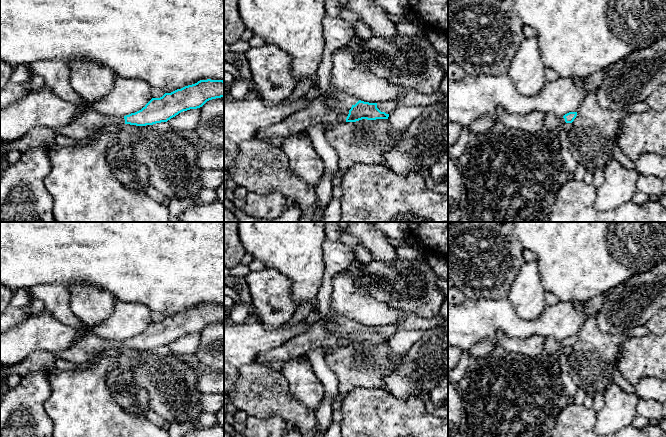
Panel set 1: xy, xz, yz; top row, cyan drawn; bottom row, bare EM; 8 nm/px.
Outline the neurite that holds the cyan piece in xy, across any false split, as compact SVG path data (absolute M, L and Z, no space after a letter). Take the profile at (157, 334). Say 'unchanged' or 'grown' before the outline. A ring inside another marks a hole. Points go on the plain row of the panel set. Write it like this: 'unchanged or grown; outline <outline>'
grown; outline M200 304L195 308L152 322L141 334L126 340L110 340L89 332L79 336L74 344L56 352L57 359L65 359L80 367L87 366L96 353L110 349L136 350L167 346L183 335L202 331L207 325L224 321L223 304Z

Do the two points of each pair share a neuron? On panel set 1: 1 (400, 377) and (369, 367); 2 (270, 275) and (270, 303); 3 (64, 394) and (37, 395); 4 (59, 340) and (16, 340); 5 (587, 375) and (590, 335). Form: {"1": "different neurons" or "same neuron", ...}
{"1": "different neurons", "2": "same neuron", "3": "different neurons", "4": "same neuron", "5": "same neuron"}

